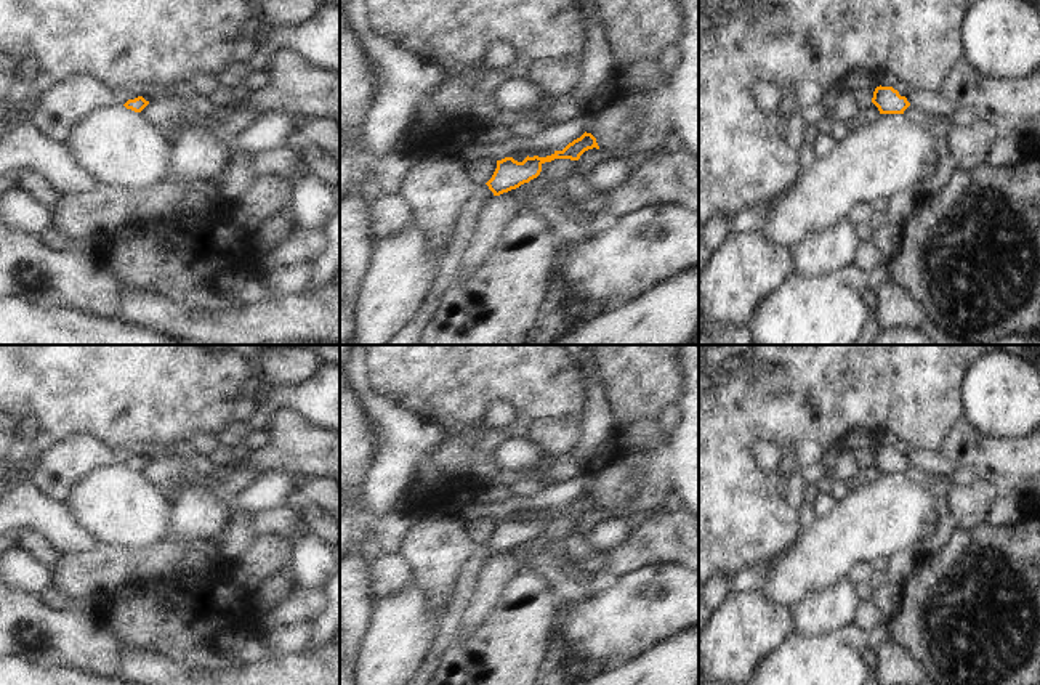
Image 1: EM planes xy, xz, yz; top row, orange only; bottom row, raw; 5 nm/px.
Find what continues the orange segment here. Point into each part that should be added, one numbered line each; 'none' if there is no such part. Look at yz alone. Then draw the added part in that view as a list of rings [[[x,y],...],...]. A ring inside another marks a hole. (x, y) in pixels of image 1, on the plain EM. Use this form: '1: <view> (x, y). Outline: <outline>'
none.

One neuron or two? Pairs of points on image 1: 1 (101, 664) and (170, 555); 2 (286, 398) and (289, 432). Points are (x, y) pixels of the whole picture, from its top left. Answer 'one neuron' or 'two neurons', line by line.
1: one neuron
2: two neurons

